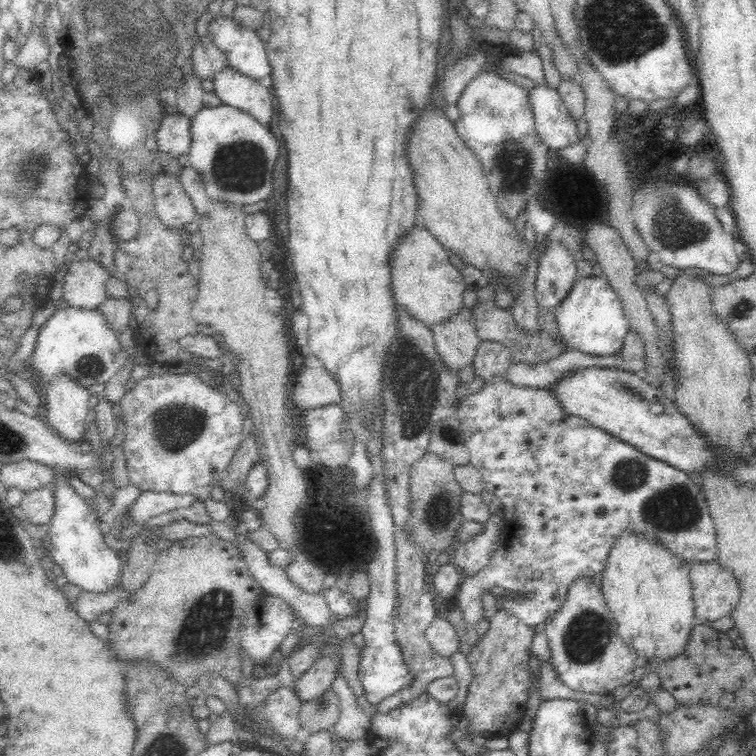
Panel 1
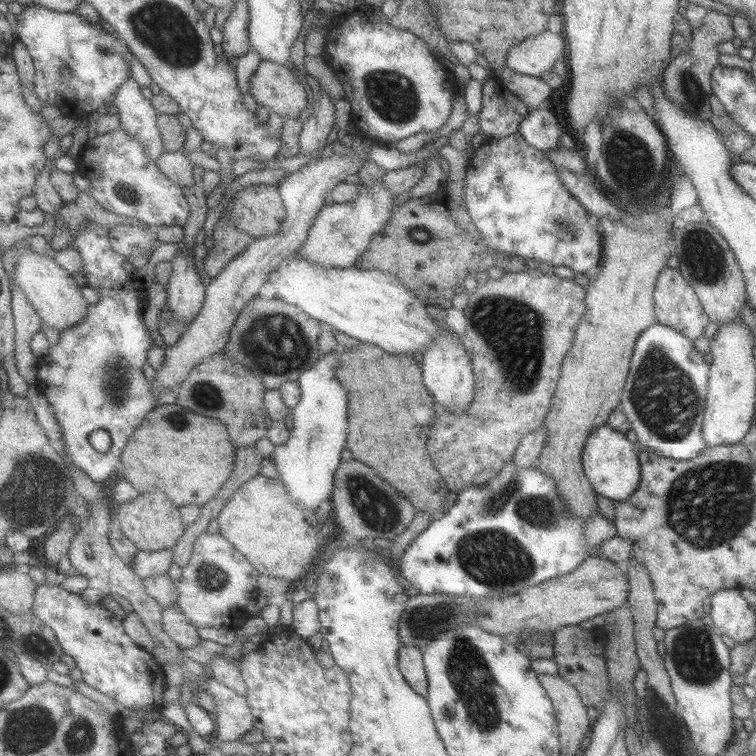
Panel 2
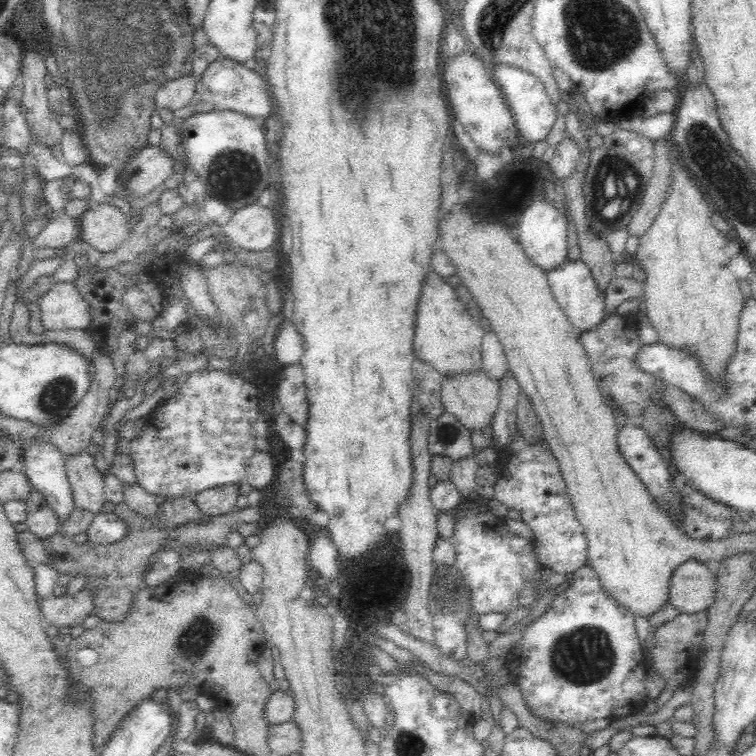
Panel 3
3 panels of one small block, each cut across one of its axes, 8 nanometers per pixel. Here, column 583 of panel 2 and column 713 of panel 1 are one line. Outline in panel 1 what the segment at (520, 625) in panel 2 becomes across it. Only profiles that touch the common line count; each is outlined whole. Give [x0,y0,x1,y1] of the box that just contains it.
[689,559,739,621]

